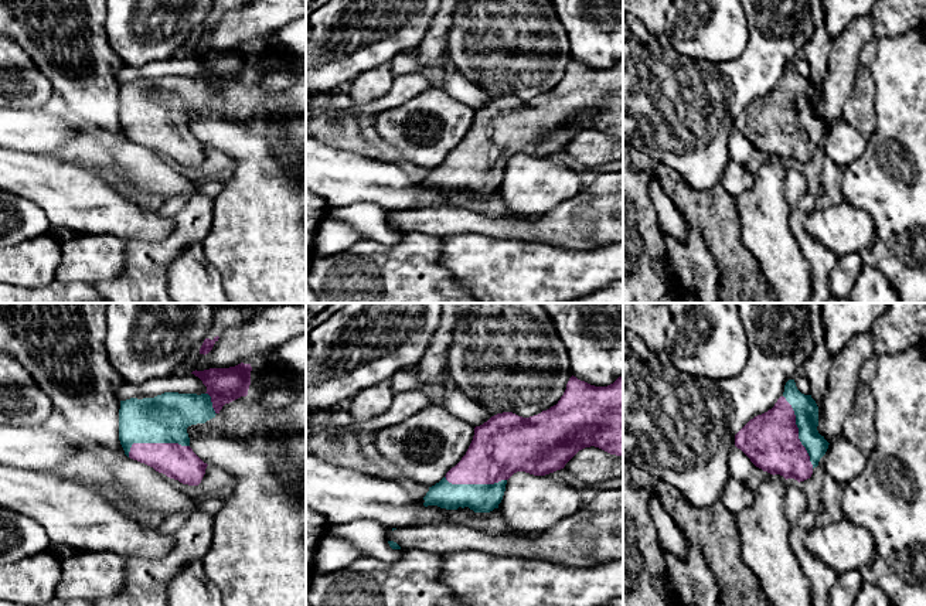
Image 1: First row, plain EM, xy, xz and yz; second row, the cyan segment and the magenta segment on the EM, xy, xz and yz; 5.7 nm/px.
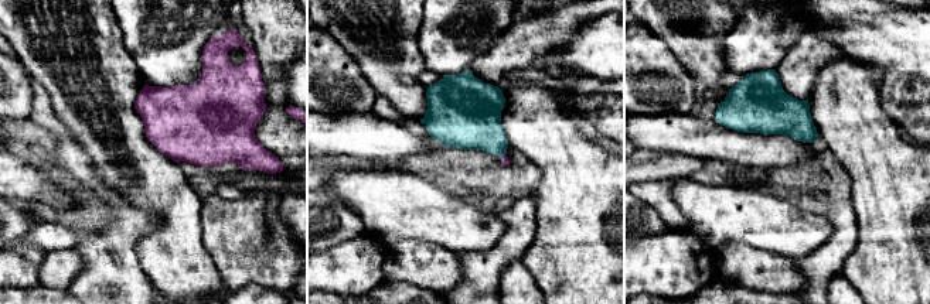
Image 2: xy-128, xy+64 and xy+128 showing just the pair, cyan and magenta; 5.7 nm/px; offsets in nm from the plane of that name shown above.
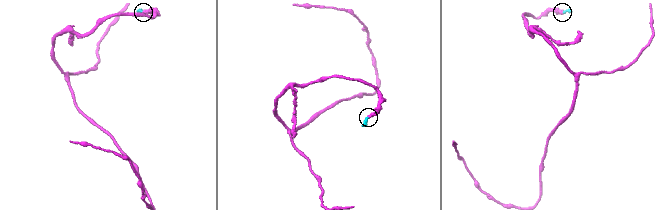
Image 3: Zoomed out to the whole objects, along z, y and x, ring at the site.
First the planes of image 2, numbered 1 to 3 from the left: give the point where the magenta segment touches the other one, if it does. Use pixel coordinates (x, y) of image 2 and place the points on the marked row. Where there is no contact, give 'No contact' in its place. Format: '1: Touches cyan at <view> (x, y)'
1: Touches cyan at xy-128 (194, 82)
2: Touches cyan at xy+64 (504, 154)
3: No contact

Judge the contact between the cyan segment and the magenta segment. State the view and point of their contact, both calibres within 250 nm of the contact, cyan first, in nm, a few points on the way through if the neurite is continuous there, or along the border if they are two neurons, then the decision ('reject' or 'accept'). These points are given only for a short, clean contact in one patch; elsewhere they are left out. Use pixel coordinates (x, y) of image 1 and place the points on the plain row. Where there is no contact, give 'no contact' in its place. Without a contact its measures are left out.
meets cyan in yz at (799, 115); 140 nm thick on the cyan side, 320 nm on the other; accept

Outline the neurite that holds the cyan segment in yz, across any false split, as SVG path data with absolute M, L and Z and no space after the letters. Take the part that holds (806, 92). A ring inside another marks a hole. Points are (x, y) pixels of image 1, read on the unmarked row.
M789 62L774 89L735 118L735 129L763 154L800 166L811 160L830 127L817 109L816 84Z

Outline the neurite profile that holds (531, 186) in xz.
M514 156L505 167L498 194L520 214L539 215L583 190L579 167L554 163L549 157Z

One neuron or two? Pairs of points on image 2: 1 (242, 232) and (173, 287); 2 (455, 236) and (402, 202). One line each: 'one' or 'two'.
1: two
2: one

